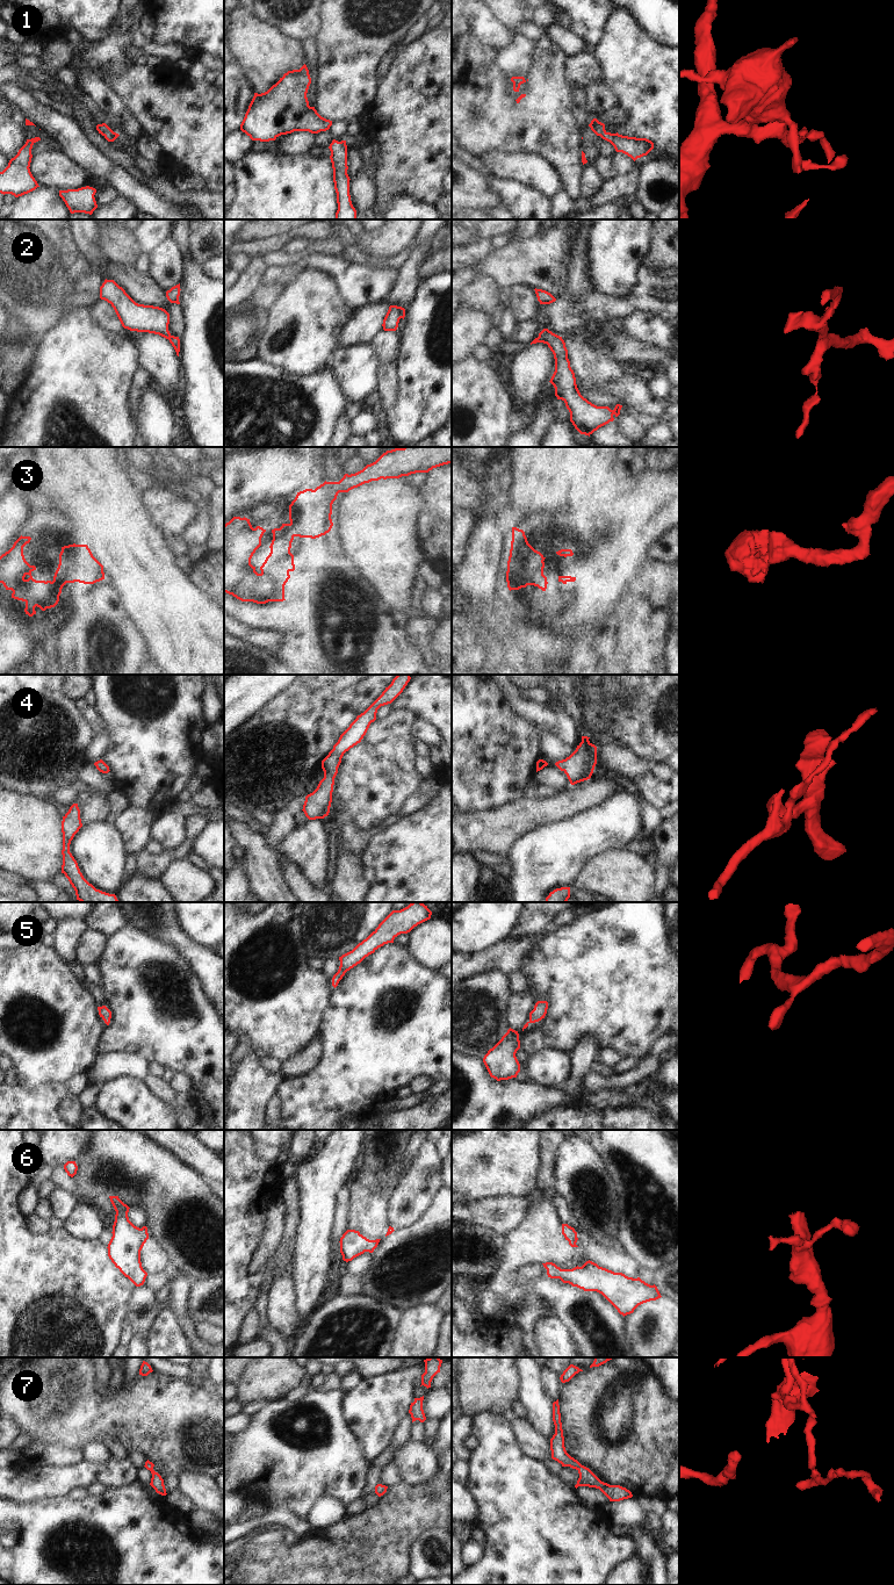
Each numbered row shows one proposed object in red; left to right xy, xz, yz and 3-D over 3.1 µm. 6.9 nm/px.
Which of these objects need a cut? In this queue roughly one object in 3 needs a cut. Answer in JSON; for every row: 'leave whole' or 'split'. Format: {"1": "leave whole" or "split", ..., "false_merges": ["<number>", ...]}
{"1": "leave whole", "2": "leave whole", "3": "leave whole", "4": "leave whole", "5": "leave whole", "6": "leave whole", "7": "leave whole", "false_merges": []}

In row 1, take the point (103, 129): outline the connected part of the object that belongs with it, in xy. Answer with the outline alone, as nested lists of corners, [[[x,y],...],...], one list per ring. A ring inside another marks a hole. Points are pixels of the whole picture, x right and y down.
[[[106,123],[98,124],[96,130],[101,134],[108,142],[114,142],[120,135],[114,132]]]

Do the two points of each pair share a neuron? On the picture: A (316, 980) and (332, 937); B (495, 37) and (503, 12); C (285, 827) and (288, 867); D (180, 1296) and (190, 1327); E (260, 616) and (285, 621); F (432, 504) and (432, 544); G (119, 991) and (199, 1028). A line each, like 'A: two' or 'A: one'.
A: two
B: two
C: one
D: one
E: one
F: one
G: one

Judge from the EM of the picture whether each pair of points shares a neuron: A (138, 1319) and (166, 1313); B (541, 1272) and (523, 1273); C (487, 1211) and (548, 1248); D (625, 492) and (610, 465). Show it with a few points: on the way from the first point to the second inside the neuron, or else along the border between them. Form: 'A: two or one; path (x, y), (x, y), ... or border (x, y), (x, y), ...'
A: two; border (164, 1305), (145, 1333)
B: one; path (536, 1272), (527, 1272)
C: two; border (530, 1204), (525, 1218), (504, 1234)
D: two; border (631, 460), (618, 476), (605, 483)

